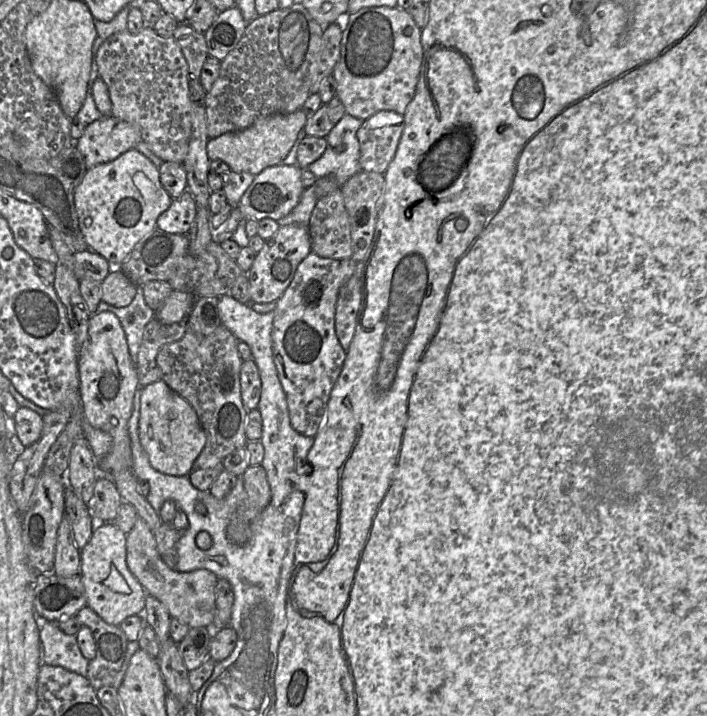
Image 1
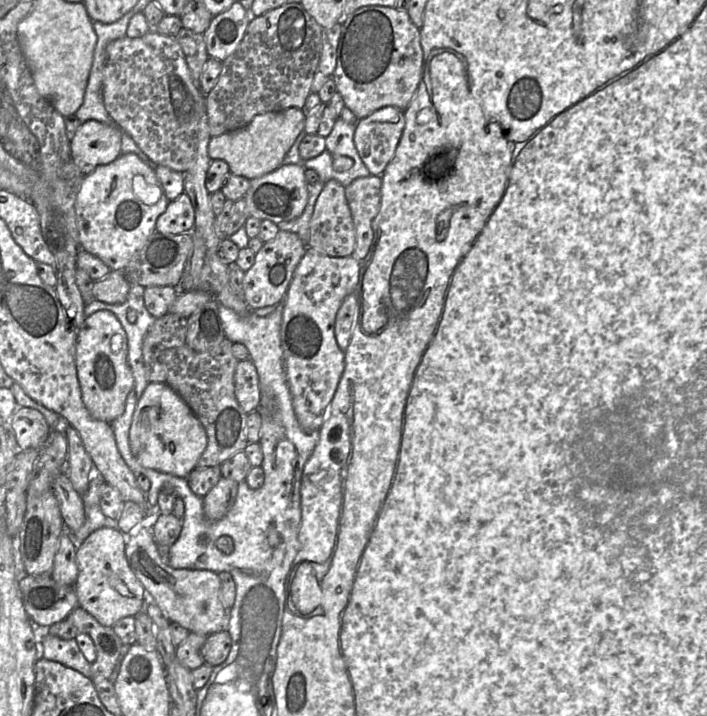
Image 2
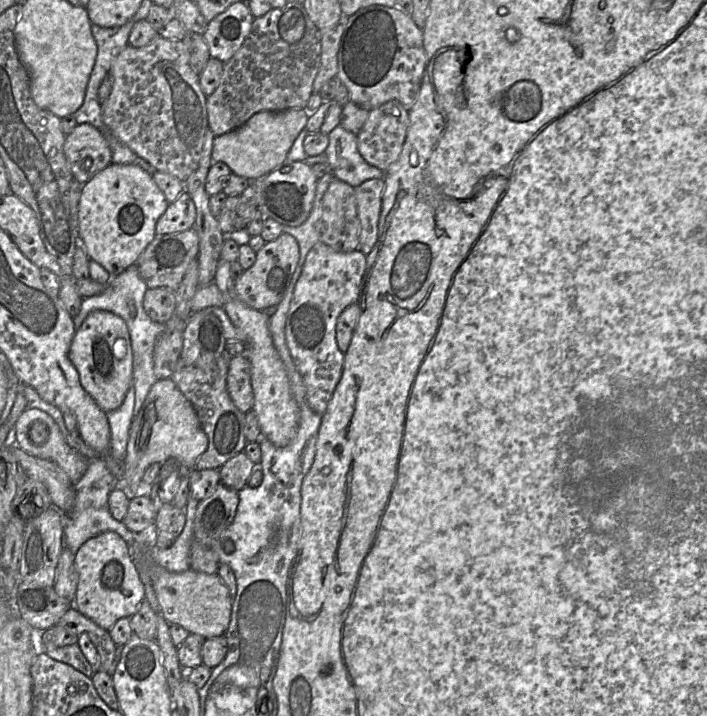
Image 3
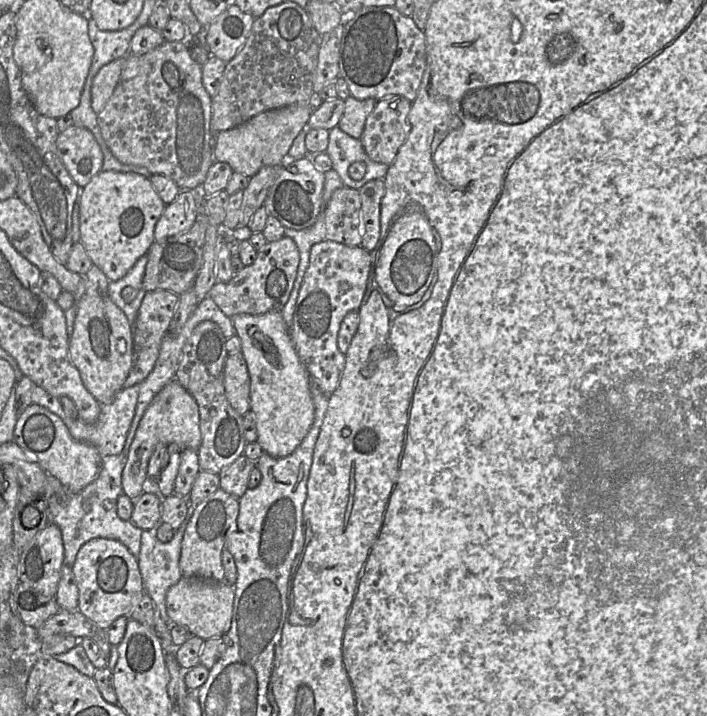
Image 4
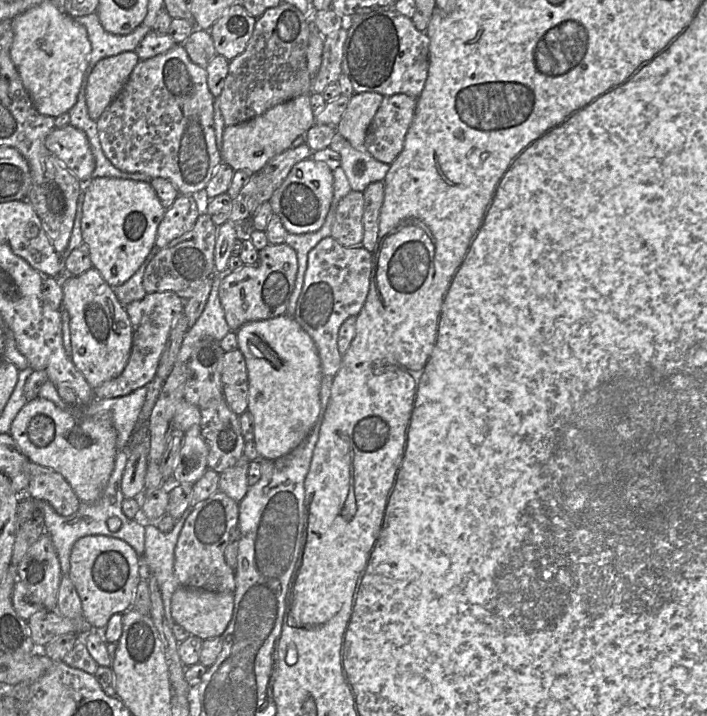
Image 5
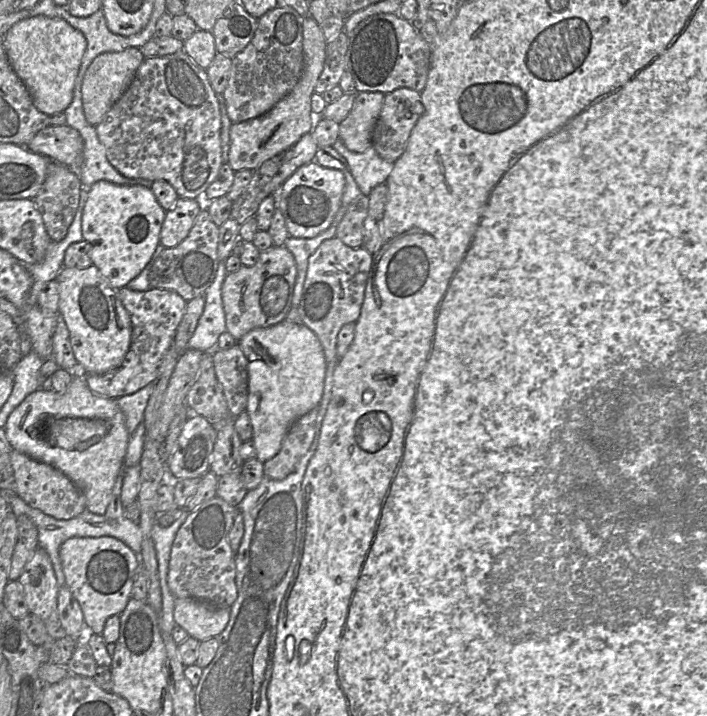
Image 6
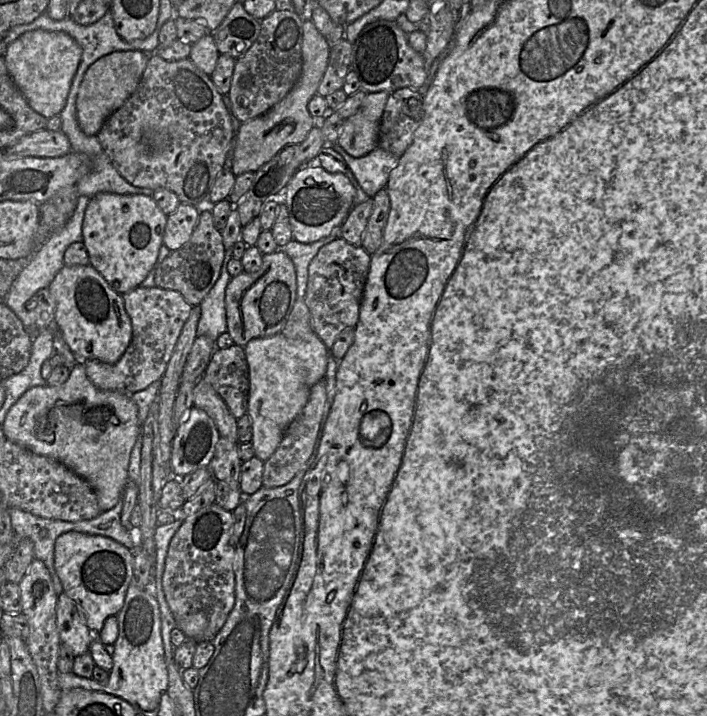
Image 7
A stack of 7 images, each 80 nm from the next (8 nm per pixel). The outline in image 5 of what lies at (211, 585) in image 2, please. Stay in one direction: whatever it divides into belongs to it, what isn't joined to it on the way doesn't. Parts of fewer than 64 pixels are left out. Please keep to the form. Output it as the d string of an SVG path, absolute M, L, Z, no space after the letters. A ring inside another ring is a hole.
M179 586L171 598L173 621L202 640L220 637L229 624L234 593Z

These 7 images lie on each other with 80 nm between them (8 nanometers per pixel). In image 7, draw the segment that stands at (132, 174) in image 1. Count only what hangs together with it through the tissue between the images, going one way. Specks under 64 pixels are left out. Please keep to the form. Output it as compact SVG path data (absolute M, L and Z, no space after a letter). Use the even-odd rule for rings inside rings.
M96 194L90 198L83 219L89 264L121 295L140 287L157 260L166 224L167 215L151 196Z

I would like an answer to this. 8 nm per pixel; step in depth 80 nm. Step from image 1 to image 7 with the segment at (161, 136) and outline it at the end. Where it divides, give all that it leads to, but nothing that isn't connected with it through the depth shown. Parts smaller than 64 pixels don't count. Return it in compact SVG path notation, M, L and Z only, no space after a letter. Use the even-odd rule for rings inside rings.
M151 54L135 92L107 118L96 136L114 168L129 183L153 191L161 188L170 190L177 195L180 203L196 206L210 200L211 189L224 168L231 147L233 126L222 95L210 76L197 68L189 58L166 61ZM150 126L163 126L169 131L171 144L164 151L153 152L143 143L144 131Z

